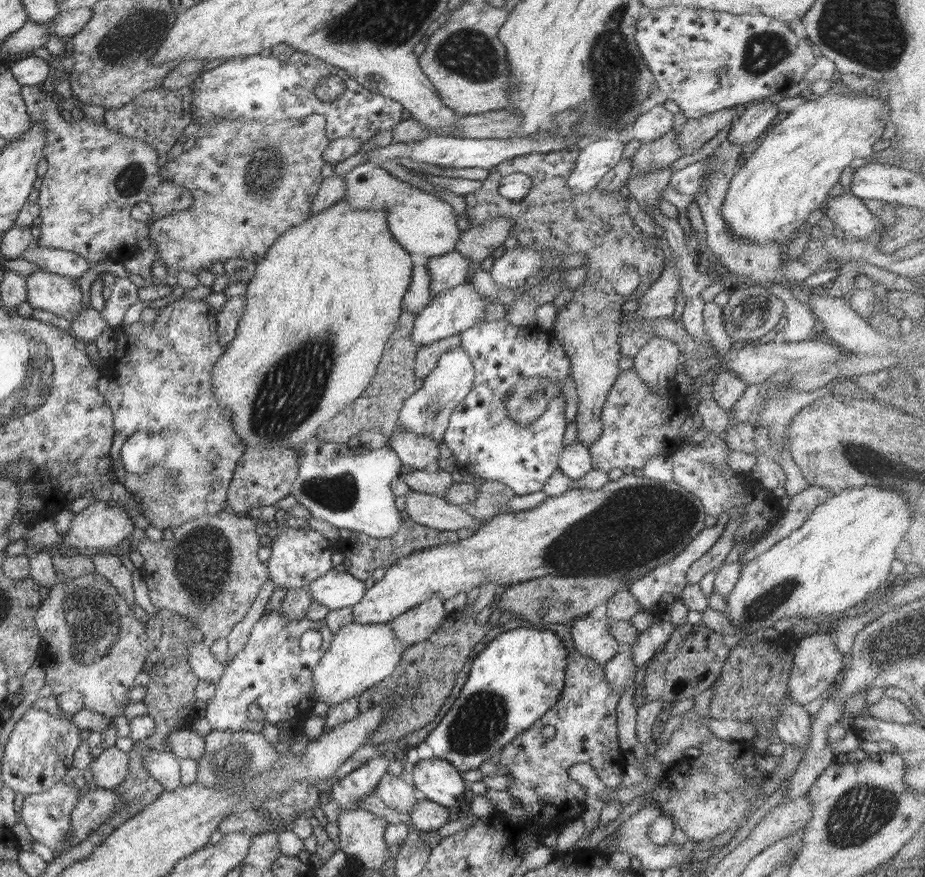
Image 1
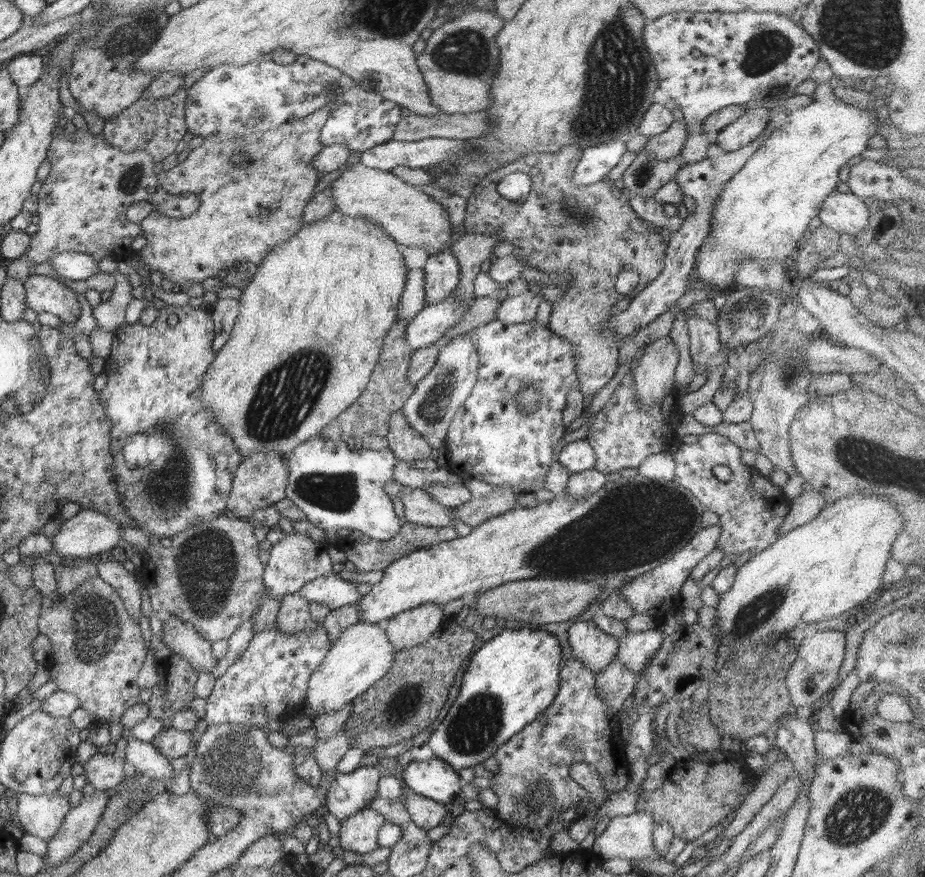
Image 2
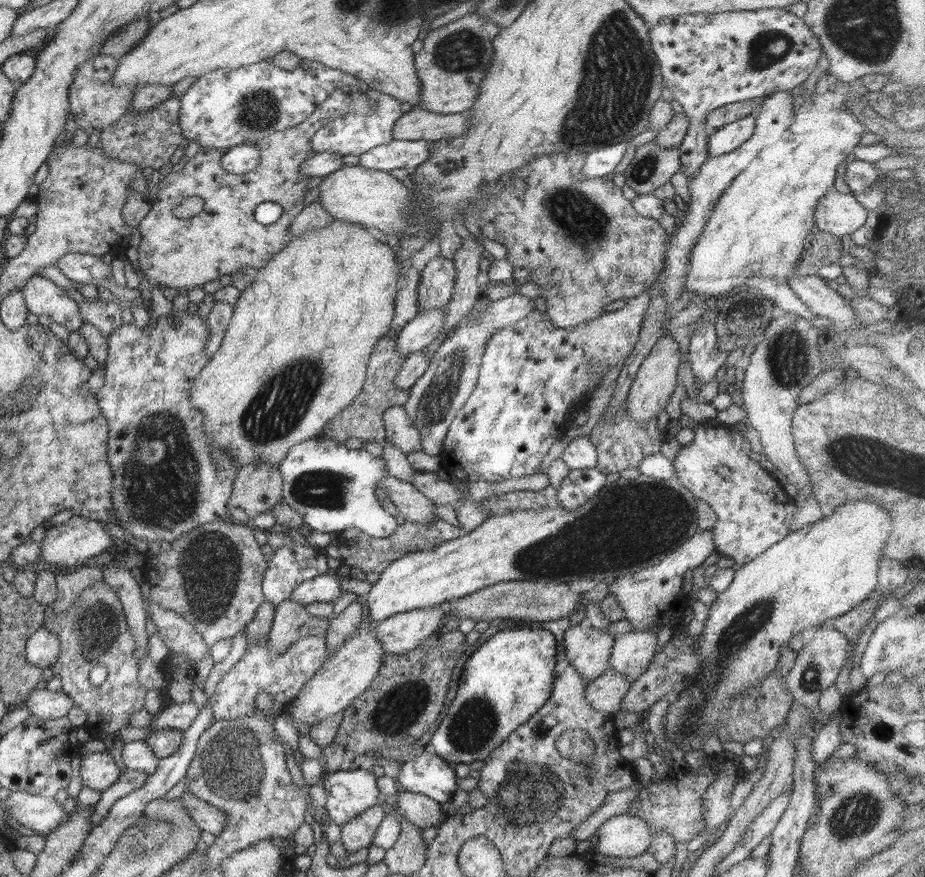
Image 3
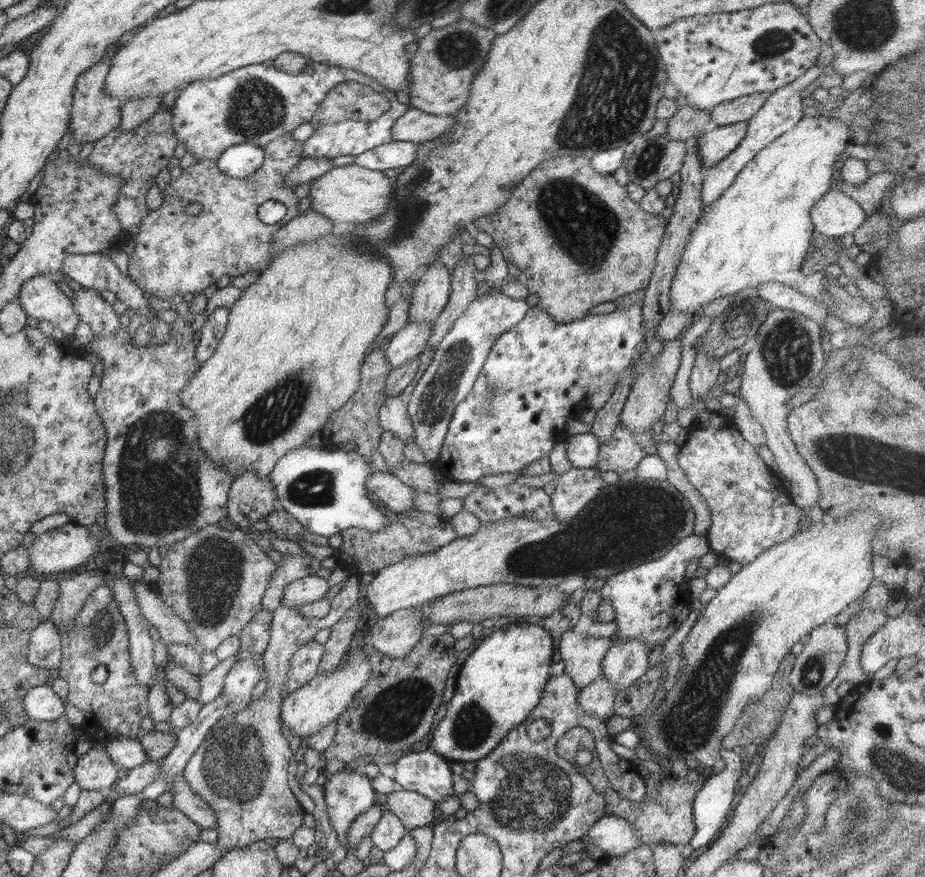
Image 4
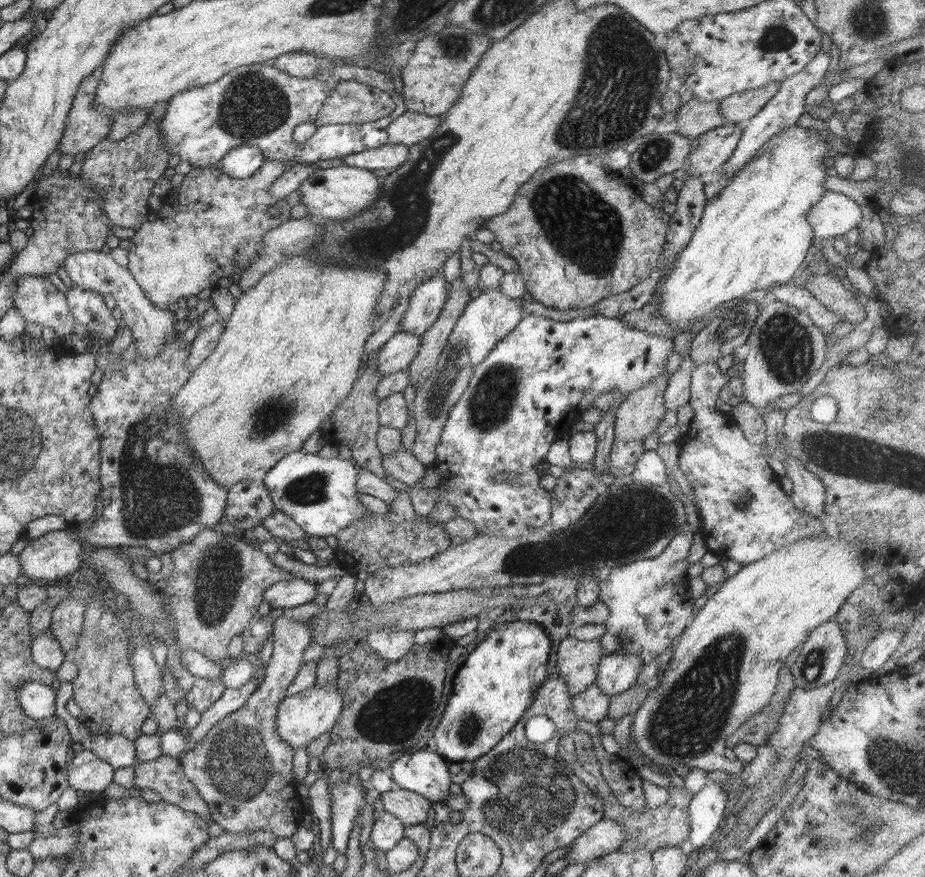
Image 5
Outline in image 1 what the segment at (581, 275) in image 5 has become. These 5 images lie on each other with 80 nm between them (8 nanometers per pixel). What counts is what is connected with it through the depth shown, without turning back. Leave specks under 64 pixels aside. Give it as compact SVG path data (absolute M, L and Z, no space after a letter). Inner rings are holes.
M568 145L558 152L528 153L502 161L489 170L481 188L465 195L465 213L471 226L495 218L511 218L513 225L509 236L514 236L519 246L545 250L542 273L557 271L557 266L570 254L584 254L584 264L588 266L587 279L577 286L572 300L564 308L558 309L551 336L565 349L571 376L576 384L579 400L574 420L578 428L576 442L593 449L602 436L602 406L620 375L619 361L624 358L618 346L618 336L622 333L618 328L623 314L622 306L626 301L642 298L642 294L662 274L667 259L662 247L646 241L642 229L630 219L629 200L620 191L608 192L594 187L585 193L575 193L567 185L580 150L580 145ZM510 173L524 173L532 177L530 192L519 201L508 200L498 191L500 178ZM627 267L636 269L641 282L633 294L618 295L614 286Z

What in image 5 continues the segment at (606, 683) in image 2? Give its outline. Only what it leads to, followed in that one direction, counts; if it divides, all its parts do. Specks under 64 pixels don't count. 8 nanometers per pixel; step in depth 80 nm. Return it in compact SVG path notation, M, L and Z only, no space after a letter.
M596 684L572 698L571 709L578 718L598 723L607 718L610 696L601 692Z

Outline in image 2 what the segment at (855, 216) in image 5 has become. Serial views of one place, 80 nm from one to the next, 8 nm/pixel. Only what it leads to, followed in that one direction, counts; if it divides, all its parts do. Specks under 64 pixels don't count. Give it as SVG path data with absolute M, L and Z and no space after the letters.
M835 190L824 199L817 217L841 236L854 236L869 223L869 207L859 196Z

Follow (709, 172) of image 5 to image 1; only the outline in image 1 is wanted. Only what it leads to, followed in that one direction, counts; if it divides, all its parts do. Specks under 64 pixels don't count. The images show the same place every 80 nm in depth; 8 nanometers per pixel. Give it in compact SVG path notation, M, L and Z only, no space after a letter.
M774 102L749 104L744 114L732 124L727 140L734 146L745 146L756 140L764 130L769 130L781 116L778 104Z

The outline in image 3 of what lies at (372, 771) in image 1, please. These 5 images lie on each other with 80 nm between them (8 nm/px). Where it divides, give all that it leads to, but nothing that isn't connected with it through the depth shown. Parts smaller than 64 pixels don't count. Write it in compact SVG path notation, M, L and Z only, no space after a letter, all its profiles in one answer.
M358 767L327 773L324 777L325 809L331 821L341 828L364 810L377 806L382 795L376 780L372 771Z

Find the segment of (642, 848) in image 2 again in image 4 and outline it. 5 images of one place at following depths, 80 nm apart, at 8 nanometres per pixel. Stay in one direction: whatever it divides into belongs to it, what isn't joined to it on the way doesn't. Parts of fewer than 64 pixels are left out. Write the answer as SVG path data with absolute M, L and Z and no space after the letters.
M613 815L600 818L588 830L587 836L588 840L584 841L586 846L590 843L596 845L604 851L606 857L624 856L624 854L628 854L642 845L636 827Z

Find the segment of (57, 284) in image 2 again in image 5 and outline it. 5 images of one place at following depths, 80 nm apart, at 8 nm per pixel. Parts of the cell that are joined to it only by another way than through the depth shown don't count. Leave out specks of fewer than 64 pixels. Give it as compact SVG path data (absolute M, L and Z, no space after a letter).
M19 276L13 308L18 309L27 323L51 327L58 339L72 334L77 323L66 295L44 277Z

